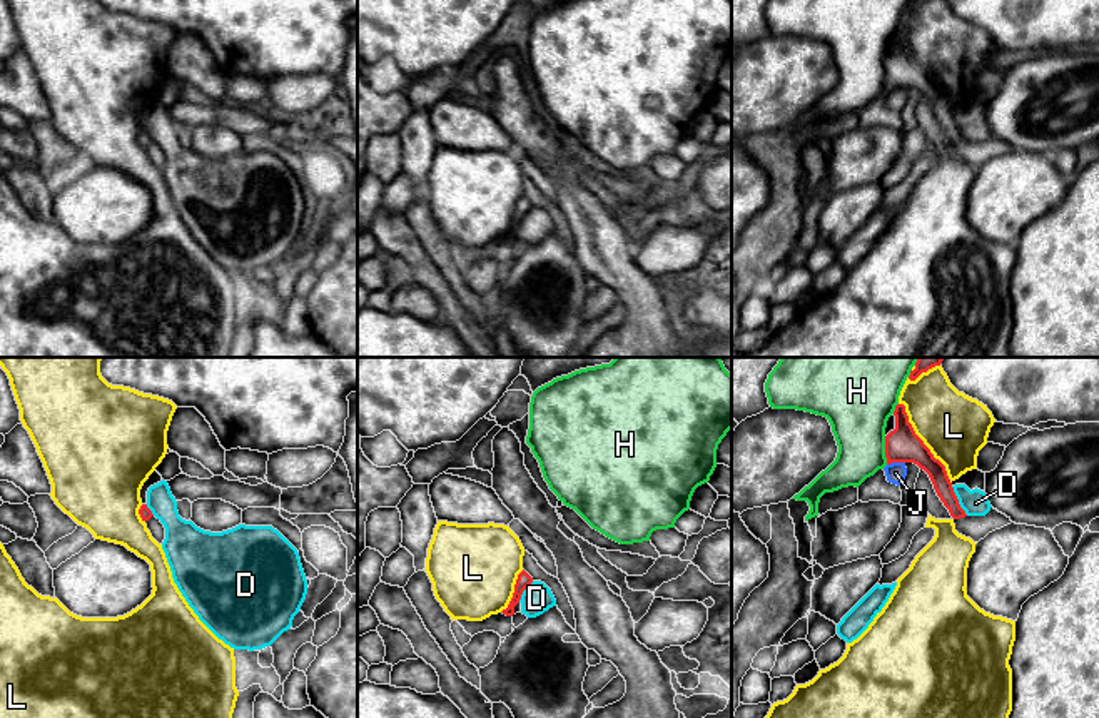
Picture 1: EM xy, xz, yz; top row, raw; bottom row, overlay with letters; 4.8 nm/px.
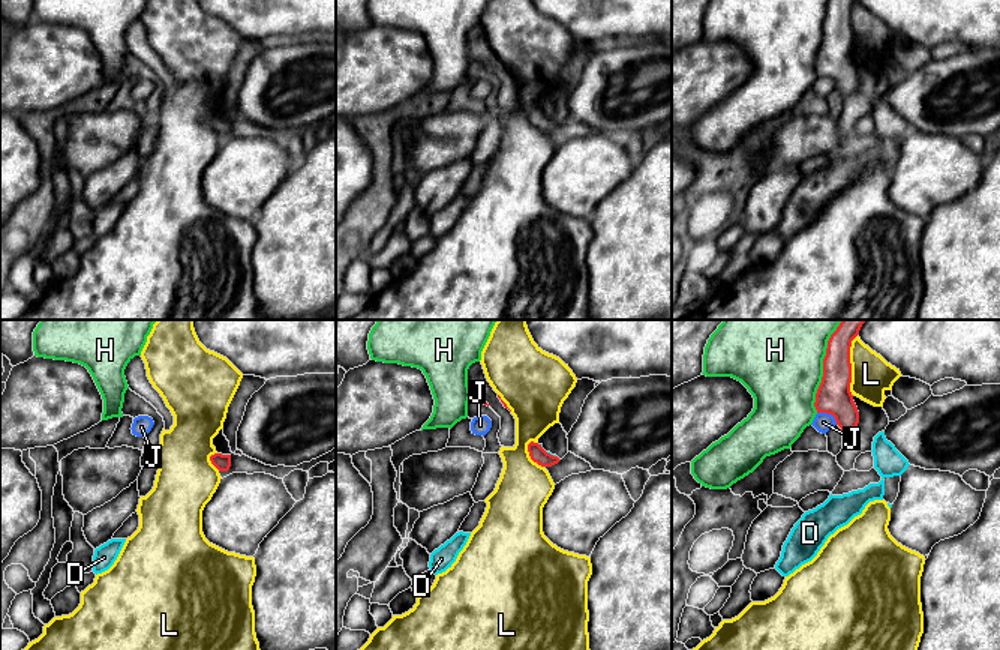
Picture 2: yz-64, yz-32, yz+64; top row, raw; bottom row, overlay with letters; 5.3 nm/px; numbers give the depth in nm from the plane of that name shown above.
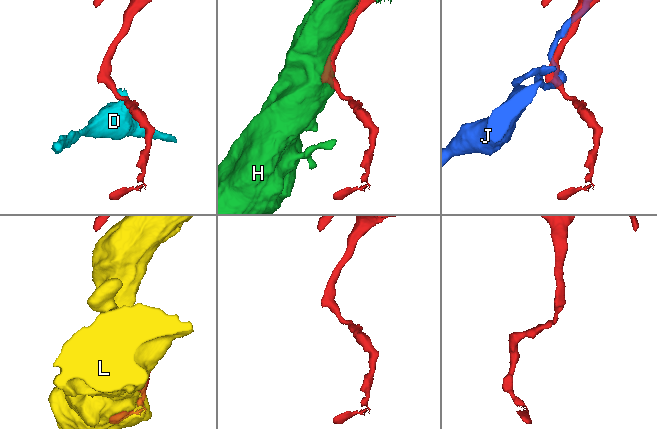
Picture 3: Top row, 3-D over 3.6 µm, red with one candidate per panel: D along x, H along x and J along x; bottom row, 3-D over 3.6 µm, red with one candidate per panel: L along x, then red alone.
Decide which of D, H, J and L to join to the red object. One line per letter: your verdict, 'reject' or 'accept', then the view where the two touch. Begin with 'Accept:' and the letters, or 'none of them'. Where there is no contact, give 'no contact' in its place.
Accept: none of them
D: reject | yz
H: reject | yz
J: reject | yz
L: reject | yz

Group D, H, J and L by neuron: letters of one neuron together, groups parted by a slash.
D / H / J / L

